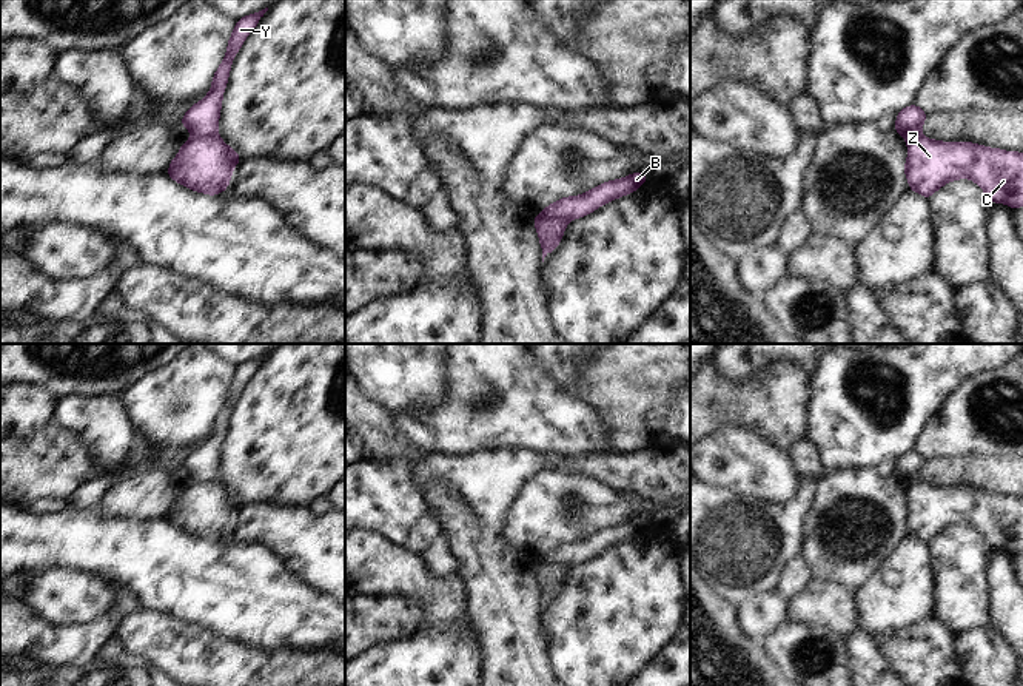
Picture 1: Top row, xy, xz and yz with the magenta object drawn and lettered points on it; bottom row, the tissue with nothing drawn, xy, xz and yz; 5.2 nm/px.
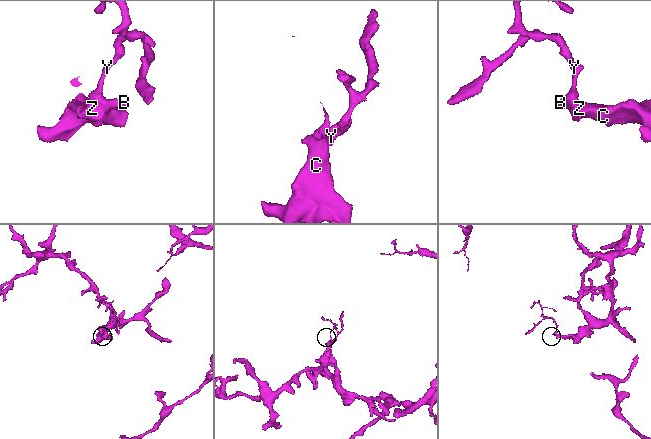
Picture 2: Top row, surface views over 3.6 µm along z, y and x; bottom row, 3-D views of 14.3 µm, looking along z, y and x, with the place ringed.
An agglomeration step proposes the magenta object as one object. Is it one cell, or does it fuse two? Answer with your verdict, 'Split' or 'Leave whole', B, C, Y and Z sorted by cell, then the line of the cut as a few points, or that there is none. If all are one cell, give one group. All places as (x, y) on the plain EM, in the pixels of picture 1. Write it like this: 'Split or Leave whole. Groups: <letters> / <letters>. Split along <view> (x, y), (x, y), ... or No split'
Split. Groups: B Y / C Z. Split along xz (538, 561), (546, 566), (567, 566).

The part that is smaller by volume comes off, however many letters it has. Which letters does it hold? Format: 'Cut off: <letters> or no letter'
Cut off: B, Y

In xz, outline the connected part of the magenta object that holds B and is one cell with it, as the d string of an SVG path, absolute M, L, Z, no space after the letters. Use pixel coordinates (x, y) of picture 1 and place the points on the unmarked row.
M630 518L629 521L616 526L607 526L593 532L581 541L567 541L547 550L538 563L550 566L573 566L584 563L607 547L627 541L642 532L649 518Z

